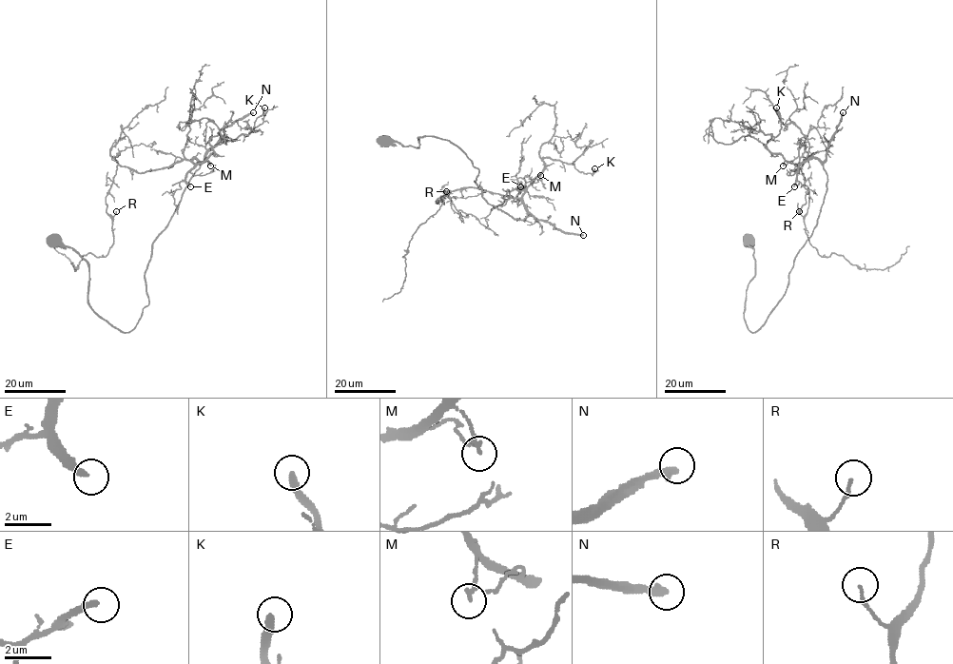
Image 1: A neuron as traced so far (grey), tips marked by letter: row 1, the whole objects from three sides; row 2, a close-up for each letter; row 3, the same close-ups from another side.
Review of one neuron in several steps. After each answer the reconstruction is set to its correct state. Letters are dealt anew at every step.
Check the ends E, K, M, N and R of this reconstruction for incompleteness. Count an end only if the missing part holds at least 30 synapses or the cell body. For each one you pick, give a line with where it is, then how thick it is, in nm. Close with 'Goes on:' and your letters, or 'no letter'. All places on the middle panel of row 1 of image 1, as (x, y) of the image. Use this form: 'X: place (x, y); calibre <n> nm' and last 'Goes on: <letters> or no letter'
E: place (520, 186); calibre 280 nm
N: place (583, 235); calibre 320 nm
Goes on: E, N

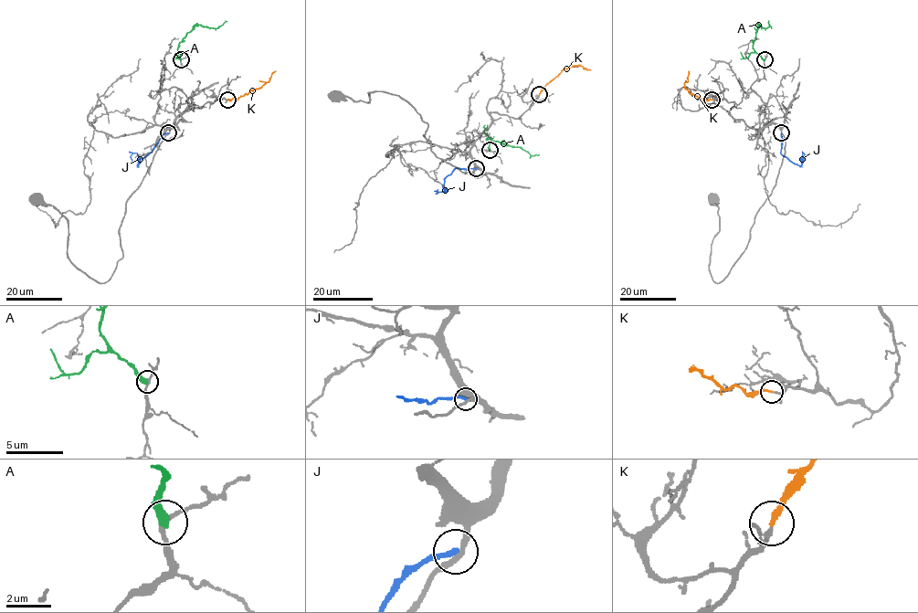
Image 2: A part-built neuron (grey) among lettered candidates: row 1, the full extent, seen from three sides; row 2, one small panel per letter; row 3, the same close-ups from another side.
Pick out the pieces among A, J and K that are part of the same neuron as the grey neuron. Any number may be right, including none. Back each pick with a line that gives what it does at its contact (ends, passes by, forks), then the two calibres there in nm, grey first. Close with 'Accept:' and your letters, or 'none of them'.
K: It ends there. Thickness 140 nm (grey) against 200 nm
Accept: K

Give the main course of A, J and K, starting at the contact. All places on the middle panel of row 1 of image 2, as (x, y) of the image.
A: (490, 150), (487, 138), (521, 148), (531, 155), (539, 154)
J: (476, 168), (457, 167), (445, 178), (444, 191), (436, 193), (437, 189)
K: (539, 94), (564, 69), (581, 65), (590, 69)

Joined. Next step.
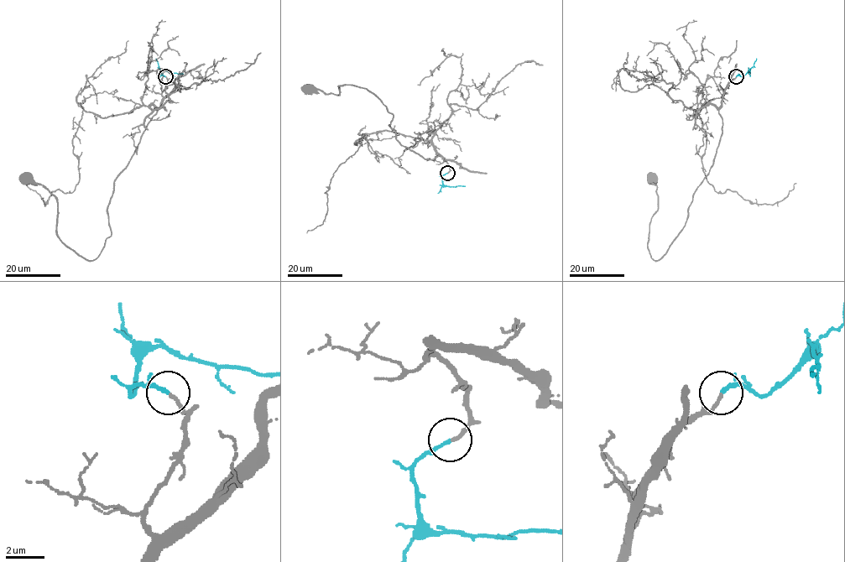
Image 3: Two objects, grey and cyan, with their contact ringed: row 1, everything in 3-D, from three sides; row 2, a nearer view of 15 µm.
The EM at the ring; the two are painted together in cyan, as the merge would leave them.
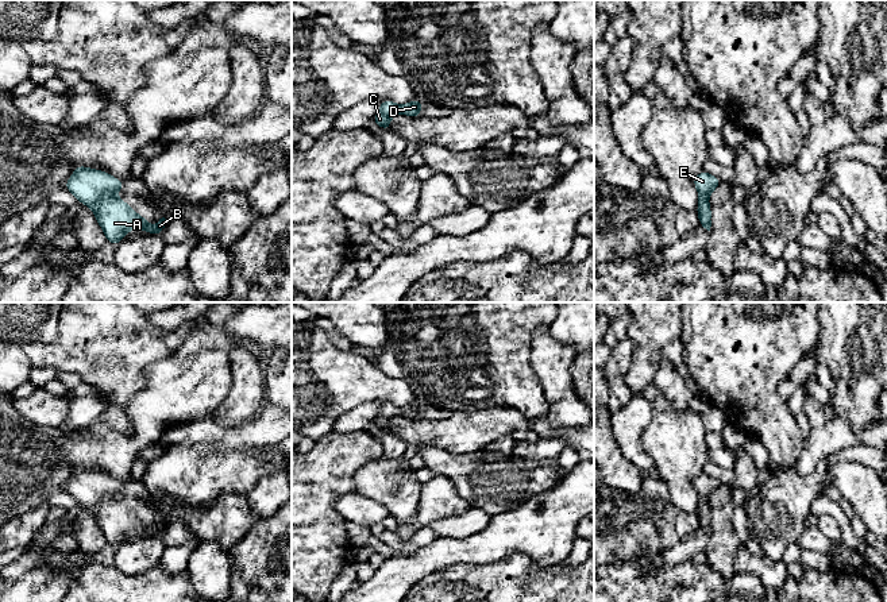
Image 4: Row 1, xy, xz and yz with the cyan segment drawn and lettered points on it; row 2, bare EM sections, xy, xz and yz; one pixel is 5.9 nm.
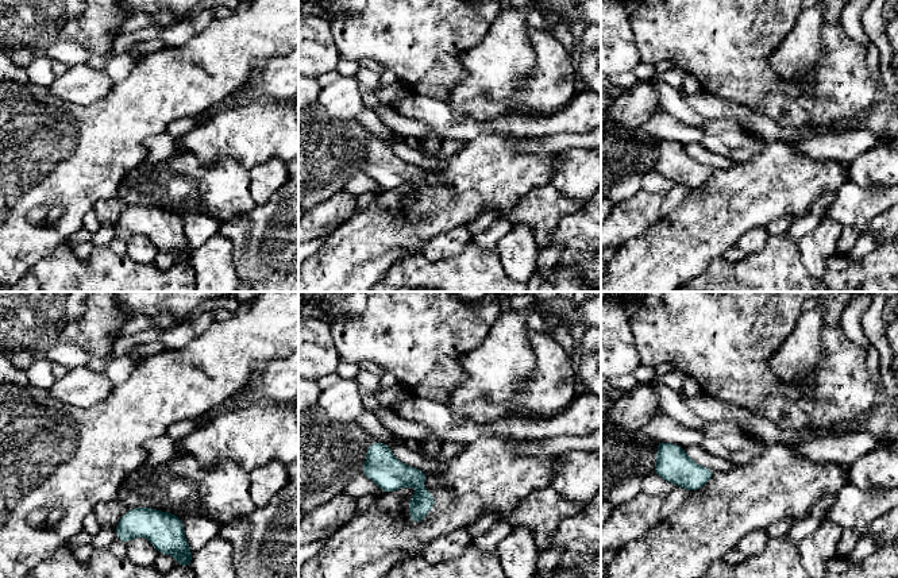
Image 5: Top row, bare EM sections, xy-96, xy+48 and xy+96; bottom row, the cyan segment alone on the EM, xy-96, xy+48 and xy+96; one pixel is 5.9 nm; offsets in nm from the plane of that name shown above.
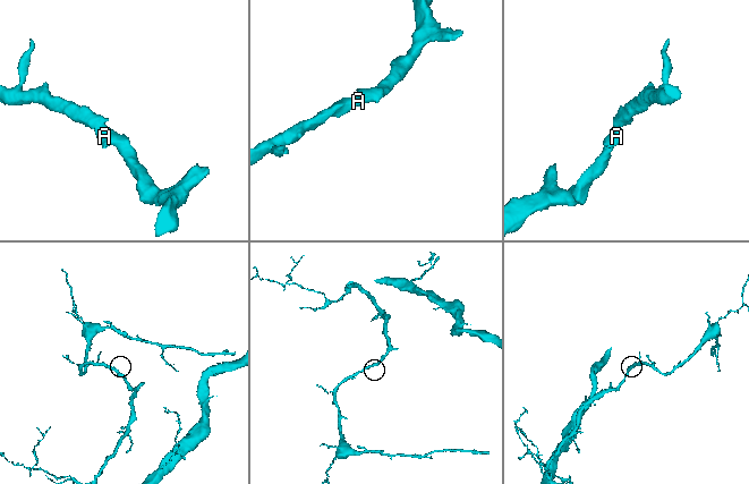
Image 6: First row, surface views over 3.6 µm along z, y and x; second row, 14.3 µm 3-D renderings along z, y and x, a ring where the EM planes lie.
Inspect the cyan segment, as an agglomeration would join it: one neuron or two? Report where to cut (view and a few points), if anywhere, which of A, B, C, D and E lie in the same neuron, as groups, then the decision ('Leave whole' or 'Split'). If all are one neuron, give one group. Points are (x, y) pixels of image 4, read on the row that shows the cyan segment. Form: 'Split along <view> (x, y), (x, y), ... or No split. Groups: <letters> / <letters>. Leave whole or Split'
No split. Groups: A B C D E. Leave whole

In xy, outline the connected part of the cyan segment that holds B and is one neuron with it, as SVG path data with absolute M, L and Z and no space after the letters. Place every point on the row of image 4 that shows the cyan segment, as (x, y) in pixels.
M77 165L63 188L73 193L81 204L92 208L108 243L117 246L122 238L134 229L161 236L166 219L159 219L153 228L151 223L115 194L124 186L126 181L117 181L112 174Z

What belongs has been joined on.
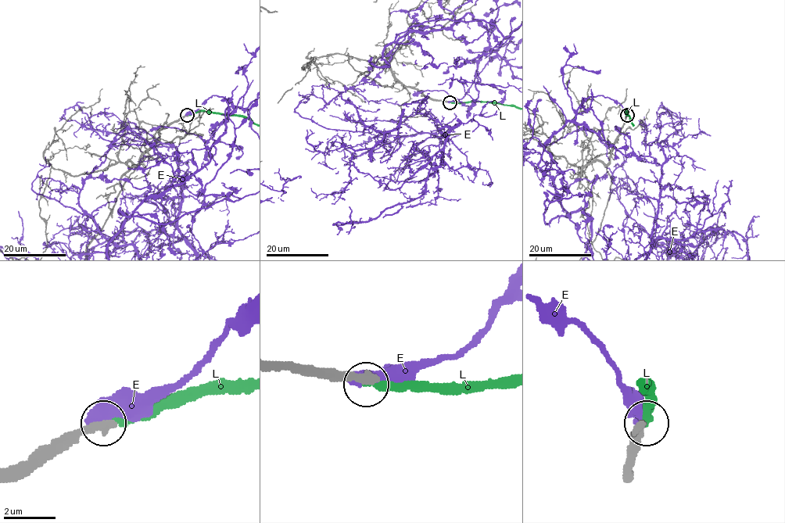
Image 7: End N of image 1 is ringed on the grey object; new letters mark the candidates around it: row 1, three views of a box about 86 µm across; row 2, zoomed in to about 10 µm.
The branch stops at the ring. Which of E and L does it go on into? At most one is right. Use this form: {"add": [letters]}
{"add": ["L"]}

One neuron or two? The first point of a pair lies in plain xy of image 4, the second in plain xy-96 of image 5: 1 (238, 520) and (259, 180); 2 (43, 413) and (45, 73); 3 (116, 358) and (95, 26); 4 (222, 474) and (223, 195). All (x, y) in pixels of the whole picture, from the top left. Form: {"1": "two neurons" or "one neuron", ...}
{"1": "two neurons", "2": "two neurons", "3": "one neuron", "4": "two neurons"}

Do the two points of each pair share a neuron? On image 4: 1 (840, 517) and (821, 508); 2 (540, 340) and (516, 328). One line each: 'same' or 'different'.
1: same
2: different

